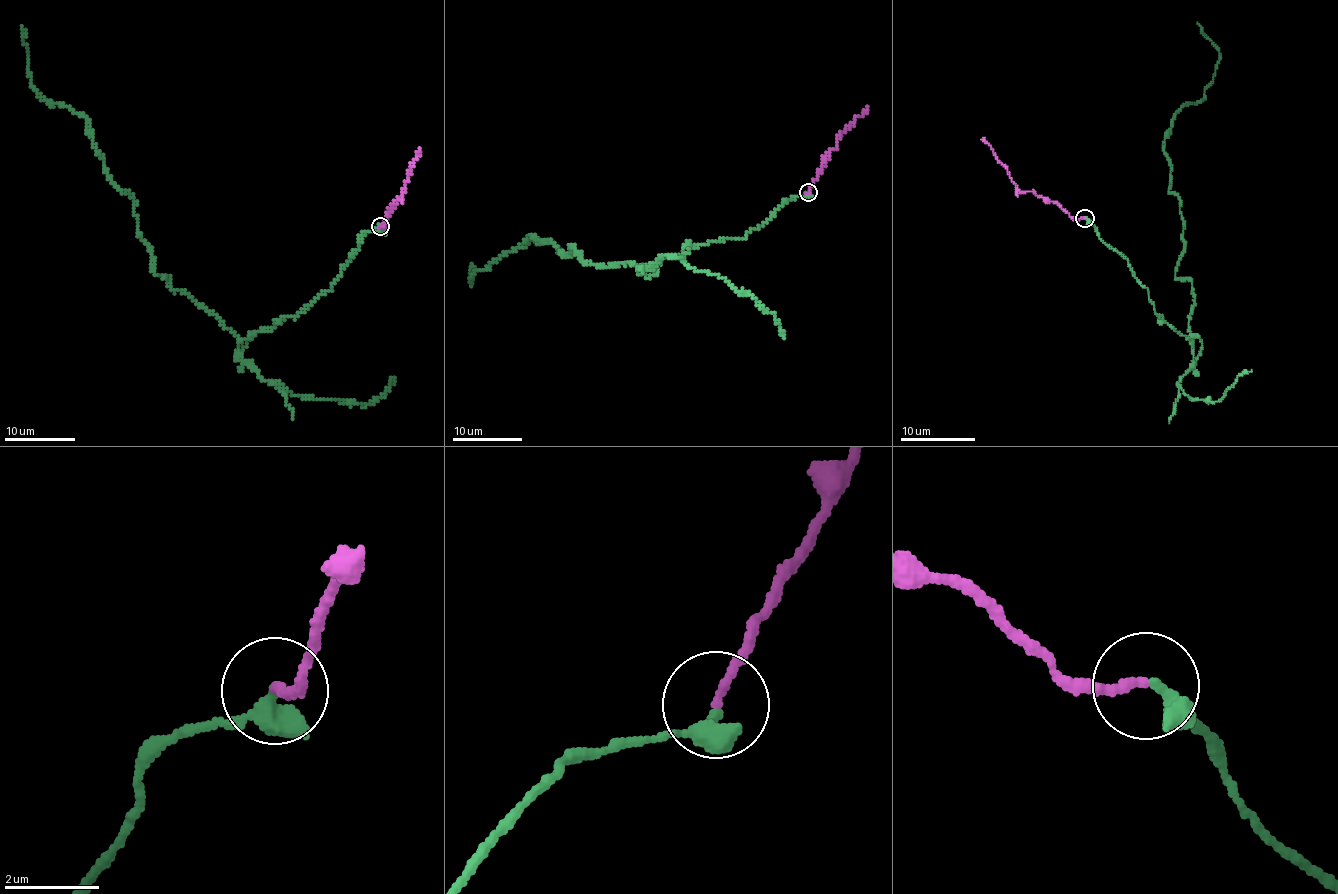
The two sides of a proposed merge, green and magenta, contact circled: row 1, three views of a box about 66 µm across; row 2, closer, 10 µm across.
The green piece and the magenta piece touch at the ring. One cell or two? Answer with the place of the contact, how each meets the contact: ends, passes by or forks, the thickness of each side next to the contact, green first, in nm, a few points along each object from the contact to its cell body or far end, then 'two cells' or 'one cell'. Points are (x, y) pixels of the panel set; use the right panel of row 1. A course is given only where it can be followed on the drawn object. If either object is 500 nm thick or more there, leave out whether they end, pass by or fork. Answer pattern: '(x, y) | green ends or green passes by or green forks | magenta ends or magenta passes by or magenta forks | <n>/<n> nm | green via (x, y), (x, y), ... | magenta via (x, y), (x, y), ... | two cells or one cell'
(1084, 218) | green passes by | magenta ends | 280/190 nm | green via (1085, 219), (1192, 340), (1164, 150), (1215, 76), (1219, 48), (1197, 22) | magenta via (1085, 219), (1073, 218), (1055, 203), (1045, 201), (1031, 191), (1021, 191), (993, 149), (981, 139) | one cell

